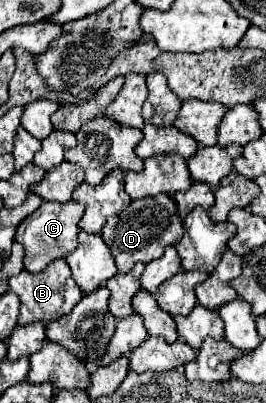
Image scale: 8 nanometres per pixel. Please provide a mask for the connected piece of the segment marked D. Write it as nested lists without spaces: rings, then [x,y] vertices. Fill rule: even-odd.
[[[161,193],[157,197],[133,199],[123,213],[107,219],[101,237],[109,245],[119,273],[129,273],[135,263],[149,263],[159,259],[167,245],[177,245],[181,233],[183,221],[177,213],[177,205],[169,195]]]

